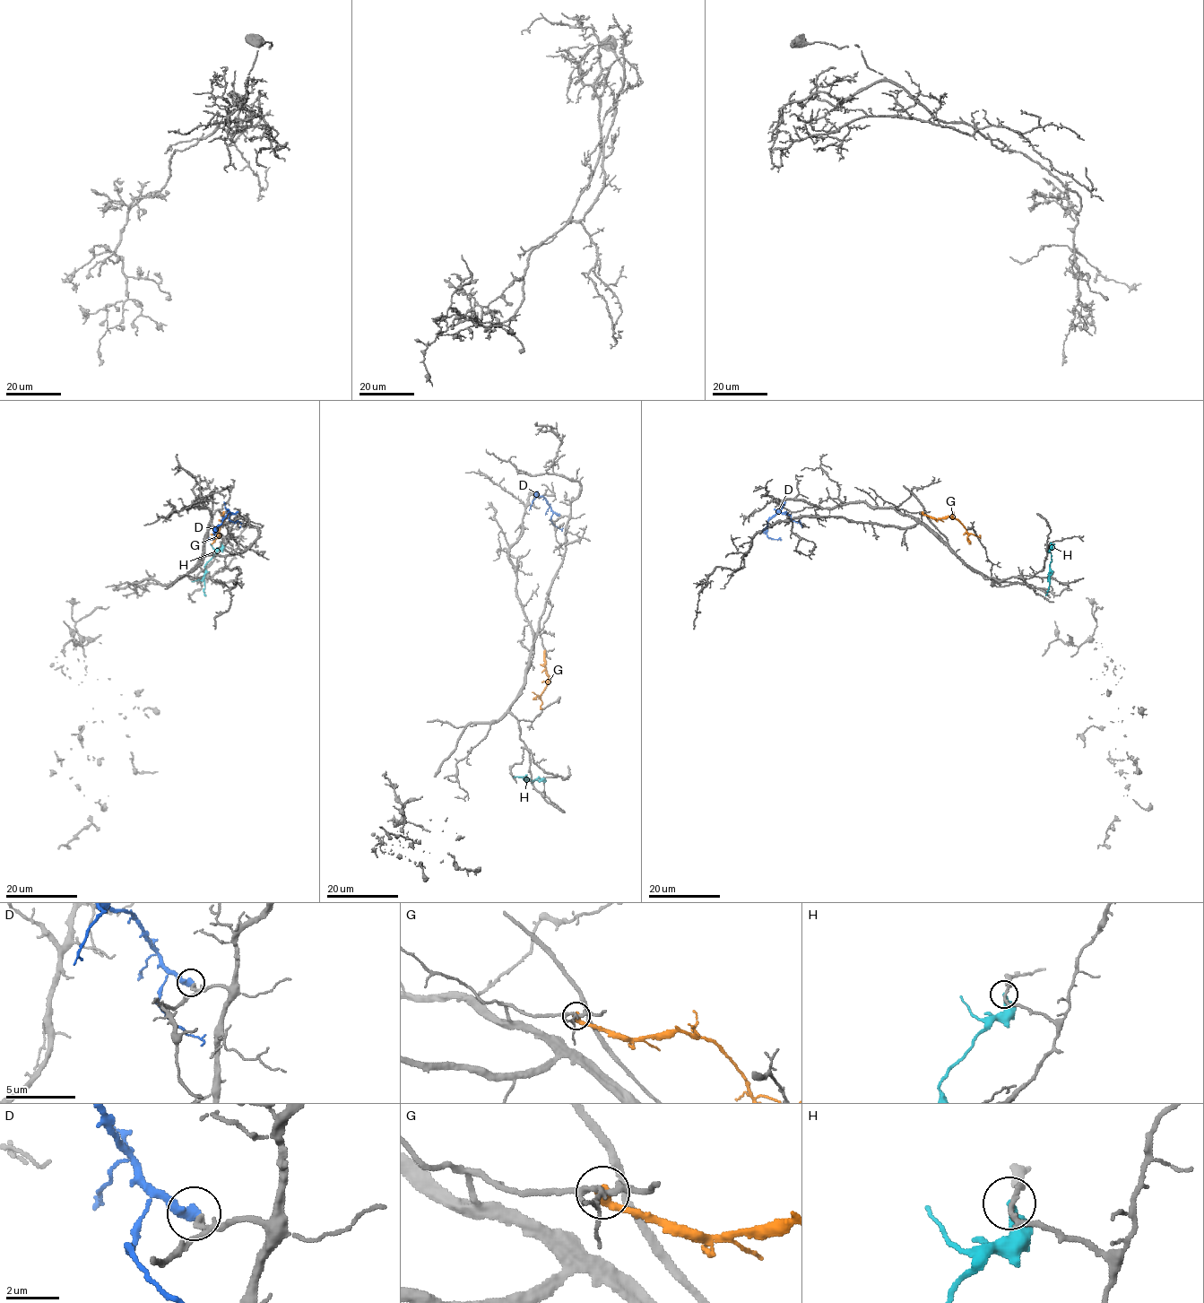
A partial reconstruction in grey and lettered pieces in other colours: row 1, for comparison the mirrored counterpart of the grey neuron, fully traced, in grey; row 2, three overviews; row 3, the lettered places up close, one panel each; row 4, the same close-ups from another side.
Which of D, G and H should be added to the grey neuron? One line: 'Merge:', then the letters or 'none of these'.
Merge: none of these

